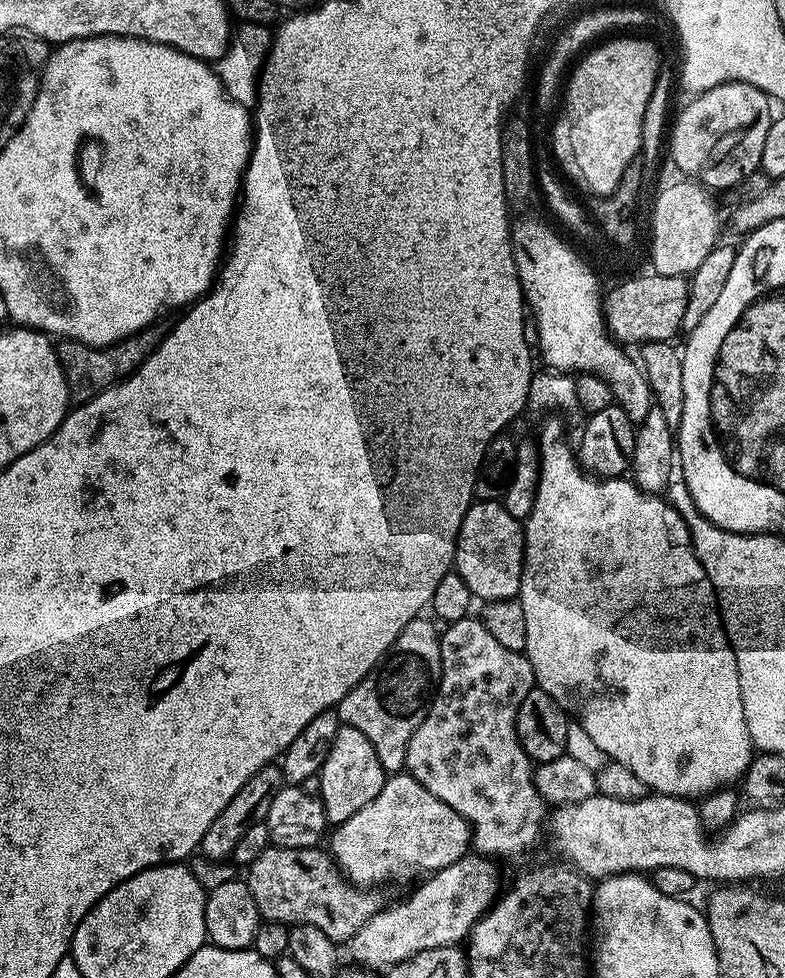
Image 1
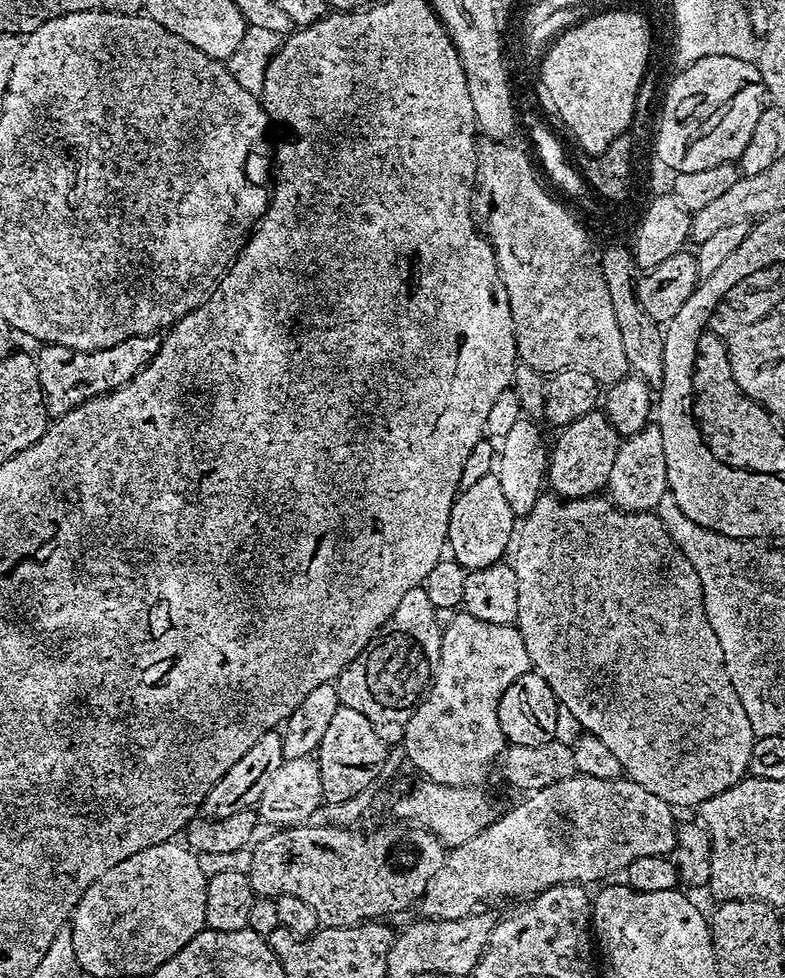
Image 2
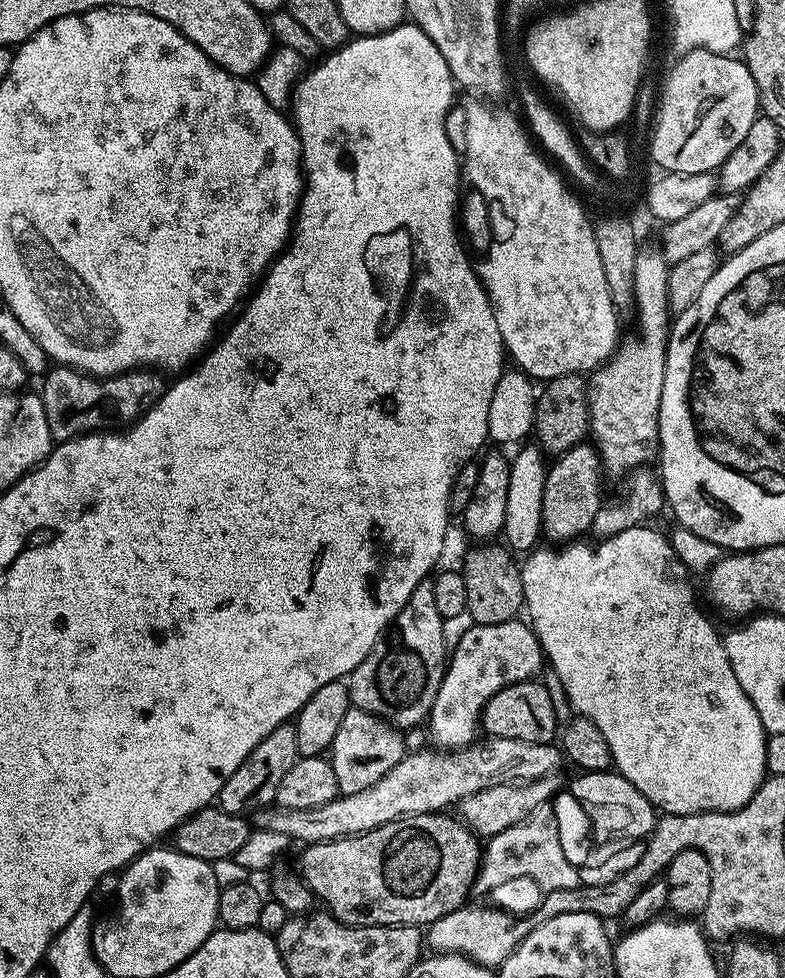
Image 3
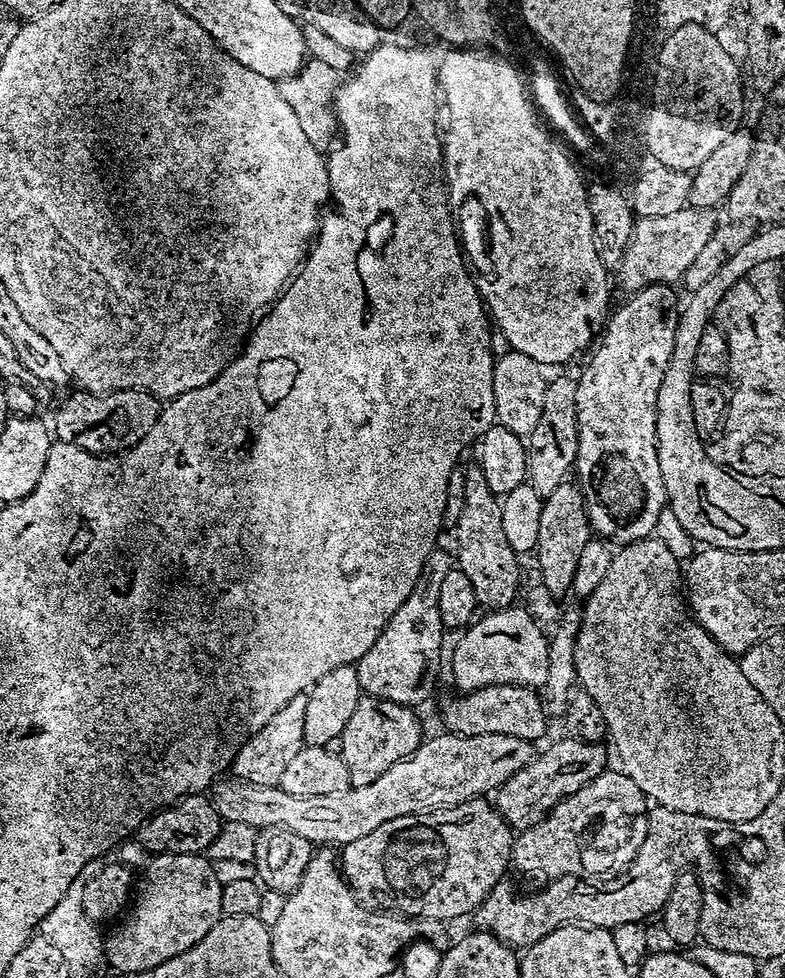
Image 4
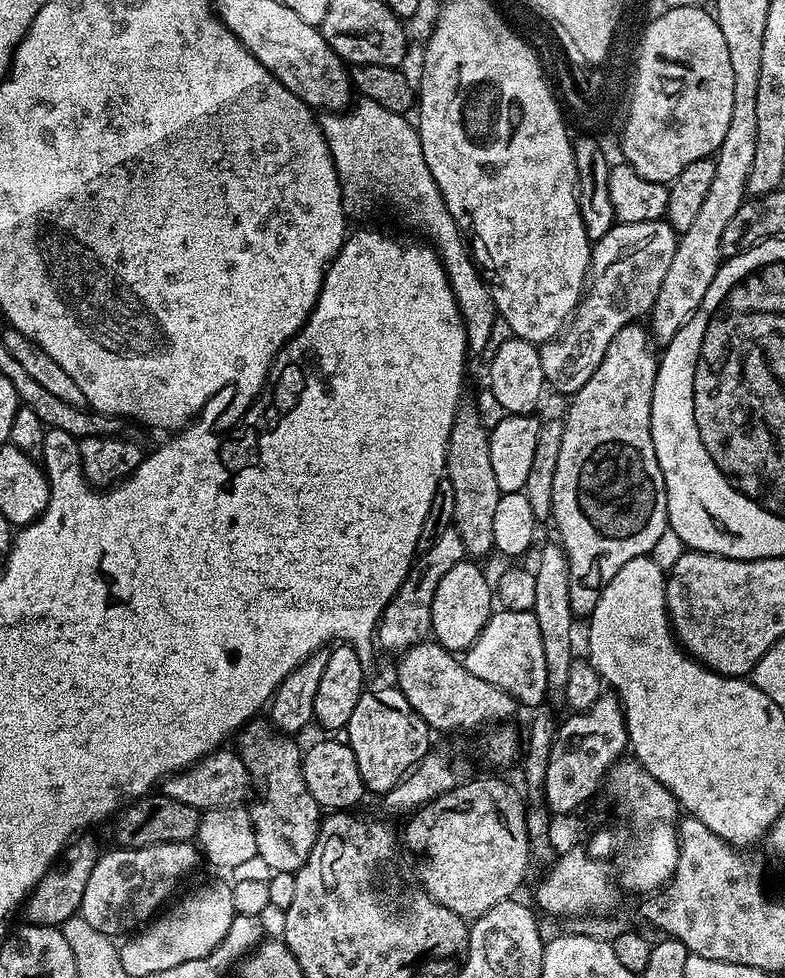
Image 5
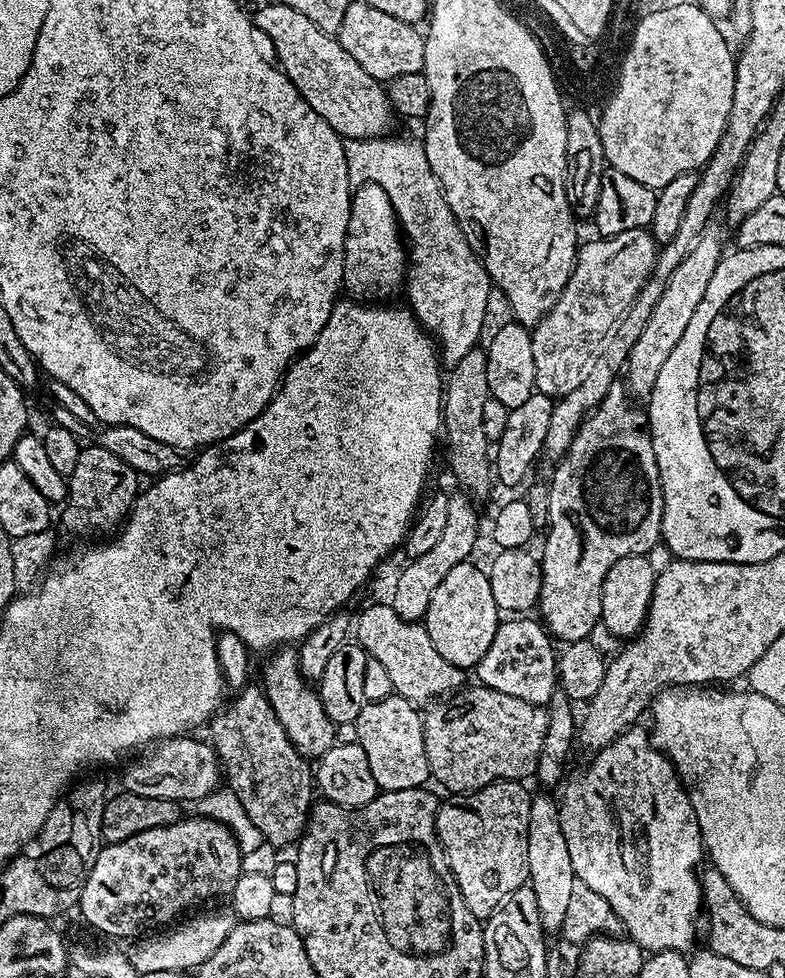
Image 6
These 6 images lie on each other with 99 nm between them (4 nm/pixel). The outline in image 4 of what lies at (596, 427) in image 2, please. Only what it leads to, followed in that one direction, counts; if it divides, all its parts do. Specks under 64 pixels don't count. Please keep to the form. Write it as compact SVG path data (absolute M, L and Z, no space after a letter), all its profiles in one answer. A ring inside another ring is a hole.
M565 482L557 486L549 496L543 497L539 515L538 540L534 549L536 564L540 567L540 580L544 588L554 595L568 594L574 582L575 570L582 548L590 539L588 515L584 513L584 500L575 483Z

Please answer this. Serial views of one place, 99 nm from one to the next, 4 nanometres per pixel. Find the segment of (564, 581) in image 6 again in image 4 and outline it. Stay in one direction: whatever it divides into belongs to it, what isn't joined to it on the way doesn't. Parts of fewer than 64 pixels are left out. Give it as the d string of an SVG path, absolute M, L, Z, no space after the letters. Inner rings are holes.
M657 285L635 289L620 308L607 317L598 343L591 349L592 357L580 372L576 383L577 454L574 465L575 483L584 500L588 527L597 537L616 546L647 540L653 535L660 515L666 512L666 493L656 445L656 403L668 364L674 354L678 304L672 290L665 296L652 296Z

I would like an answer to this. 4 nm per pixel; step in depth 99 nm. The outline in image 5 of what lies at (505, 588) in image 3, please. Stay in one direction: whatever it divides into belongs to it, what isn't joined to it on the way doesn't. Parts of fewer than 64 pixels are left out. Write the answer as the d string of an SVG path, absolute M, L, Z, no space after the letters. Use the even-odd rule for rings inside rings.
M465 403L456 412L448 443L446 484L452 487L451 523L462 538L465 553L472 558L480 558L476 556L484 556L495 549L494 513L502 493L494 478L494 466L490 462L489 431L489 425L484 425L479 410Z

